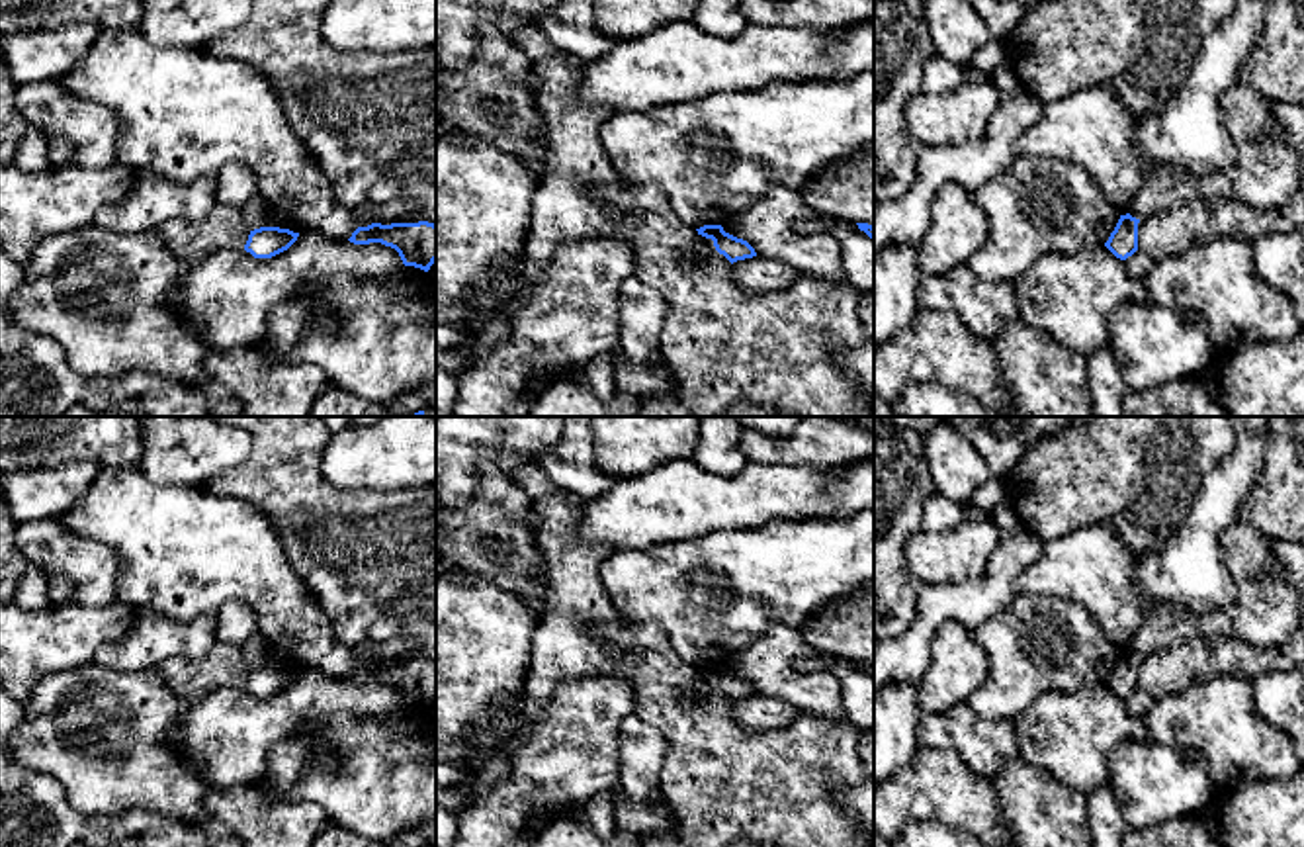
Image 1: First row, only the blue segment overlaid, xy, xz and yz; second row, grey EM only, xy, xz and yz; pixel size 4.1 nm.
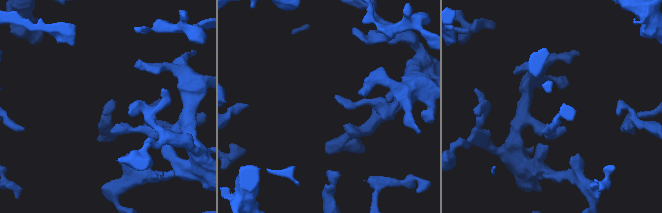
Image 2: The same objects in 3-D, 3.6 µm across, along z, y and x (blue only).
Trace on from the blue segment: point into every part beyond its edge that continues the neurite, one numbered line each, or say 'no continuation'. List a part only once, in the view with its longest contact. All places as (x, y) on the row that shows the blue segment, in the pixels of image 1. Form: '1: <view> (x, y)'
no continuation

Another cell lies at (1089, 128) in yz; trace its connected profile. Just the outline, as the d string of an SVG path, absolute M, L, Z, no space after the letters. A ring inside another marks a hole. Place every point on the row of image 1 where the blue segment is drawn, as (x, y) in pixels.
M1110 84L1075 88L1046 104L1042 117L1017 139L1015 155L1081 166L1126 215L1152 168L1134 143L1136 123Z

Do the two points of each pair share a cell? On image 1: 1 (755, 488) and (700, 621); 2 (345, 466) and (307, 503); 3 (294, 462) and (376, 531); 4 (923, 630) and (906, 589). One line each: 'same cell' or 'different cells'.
1: different cells
2: different cells
3: same cell
4: different cells

